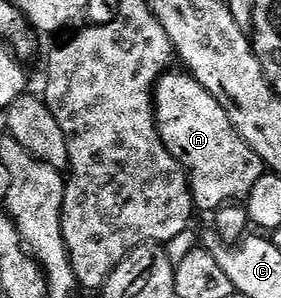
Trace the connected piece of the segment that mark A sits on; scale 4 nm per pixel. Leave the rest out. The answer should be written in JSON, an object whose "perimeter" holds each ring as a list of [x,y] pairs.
{"perimeter":[[[167,71],[154,86],[154,120],[158,123],[158,136],[166,149],[178,159],[180,166],[186,169],[195,209],[199,213],[214,214],[228,202],[245,201],[256,182],[264,175],[264,165],[256,150],[252,150],[252,146],[240,138],[224,106],[220,106],[220,102],[216,102],[216,98],[212,98],[212,94],[208,94],[208,90],[204,90],[204,86],[200,86],[193,76],[174,71]]]}

